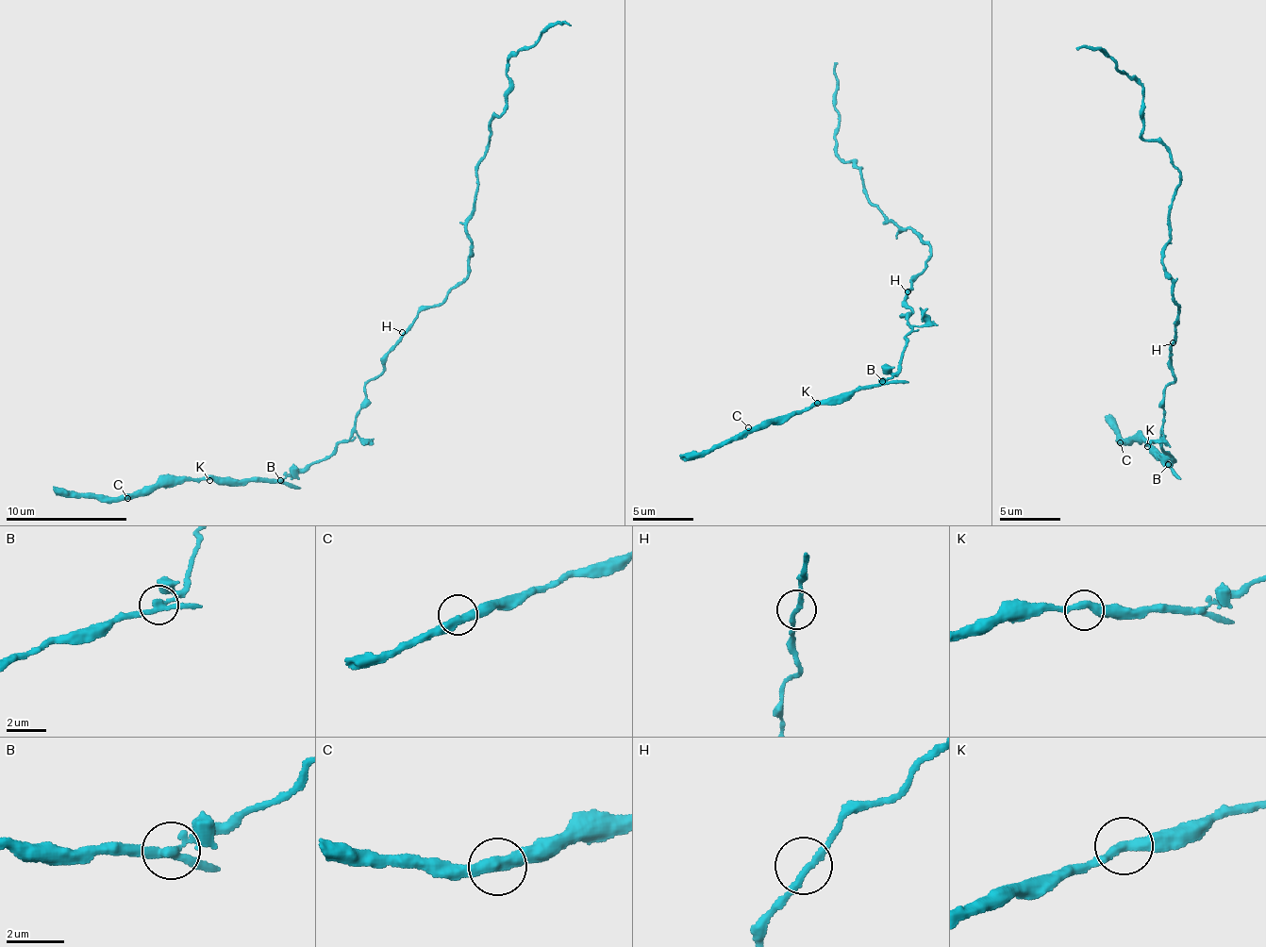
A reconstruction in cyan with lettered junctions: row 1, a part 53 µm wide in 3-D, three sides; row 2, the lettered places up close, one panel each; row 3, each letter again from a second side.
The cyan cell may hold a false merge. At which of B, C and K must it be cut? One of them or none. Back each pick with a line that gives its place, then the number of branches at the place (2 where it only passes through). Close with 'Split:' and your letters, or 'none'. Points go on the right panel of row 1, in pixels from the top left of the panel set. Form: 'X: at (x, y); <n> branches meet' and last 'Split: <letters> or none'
B: at (1168, 464); 4 branches meet
Split: B

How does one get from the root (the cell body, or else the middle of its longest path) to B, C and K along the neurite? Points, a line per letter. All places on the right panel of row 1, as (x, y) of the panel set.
B: (1172, 343), (1169, 358), (1174, 376), (1163, 389), (1166, 417), (1160, 435), (1161, 445), (1172, 461), (1169, 464)
C: (1172, 343), (1174, 376), (1163, 389), (1160, 435), (1172, 465), (1145, 443), (1120, 442)
K: (1172, 343), (1169, 358), (1174, 376), (1163, 389), (1166, 417), (1160, 435), (1172, 465), (1157, 458), (1147, 446)

